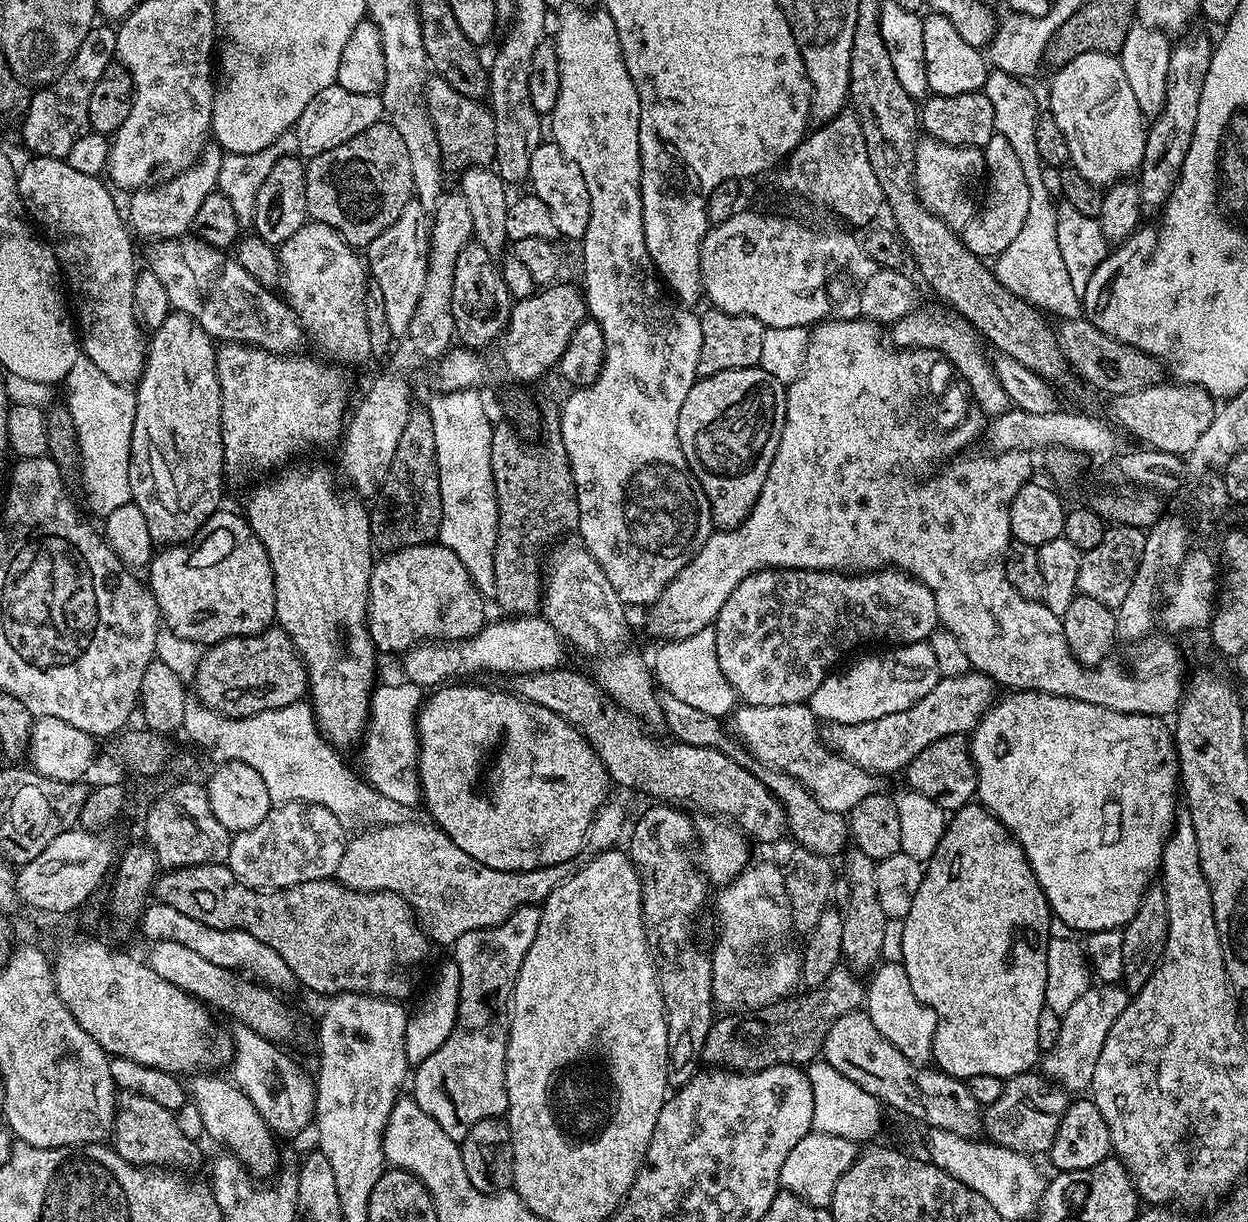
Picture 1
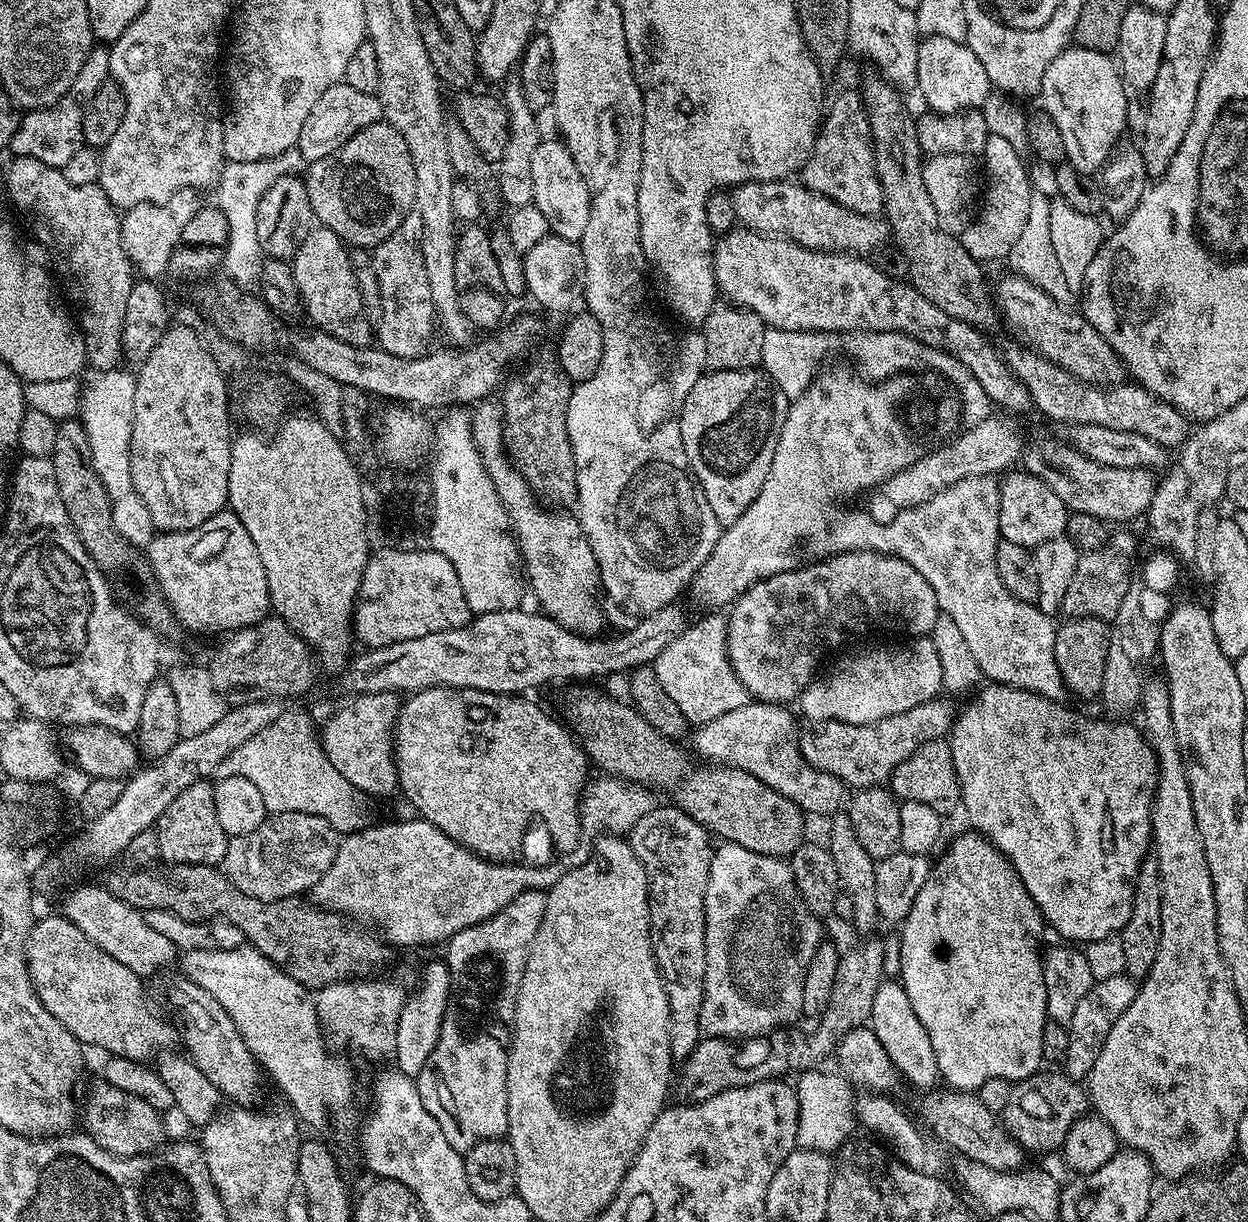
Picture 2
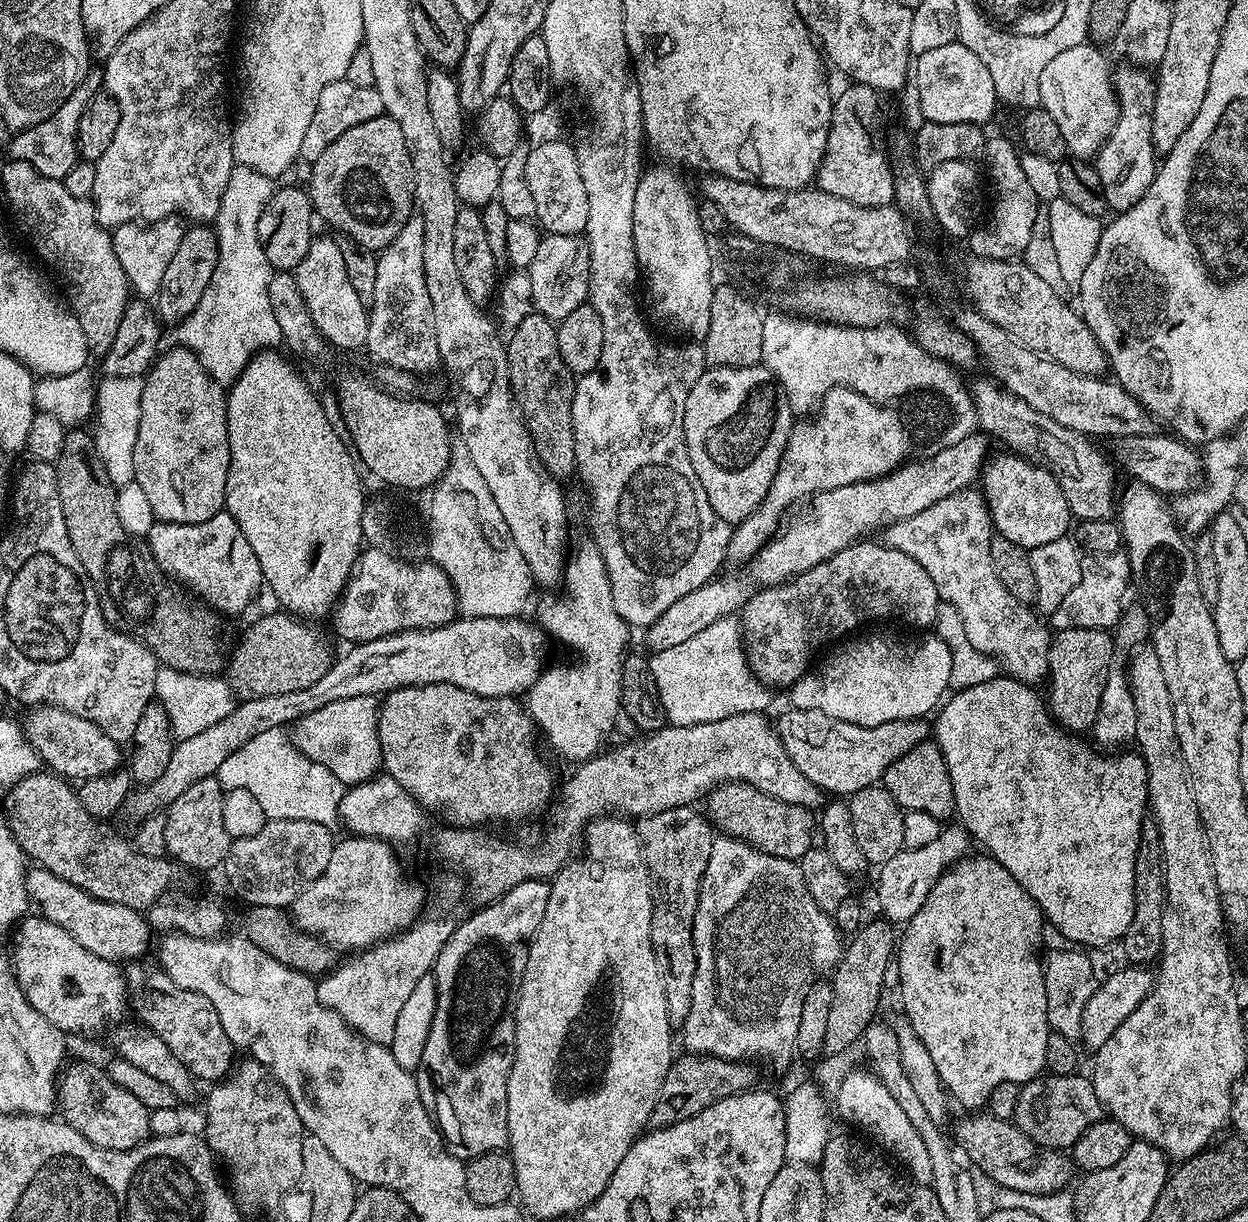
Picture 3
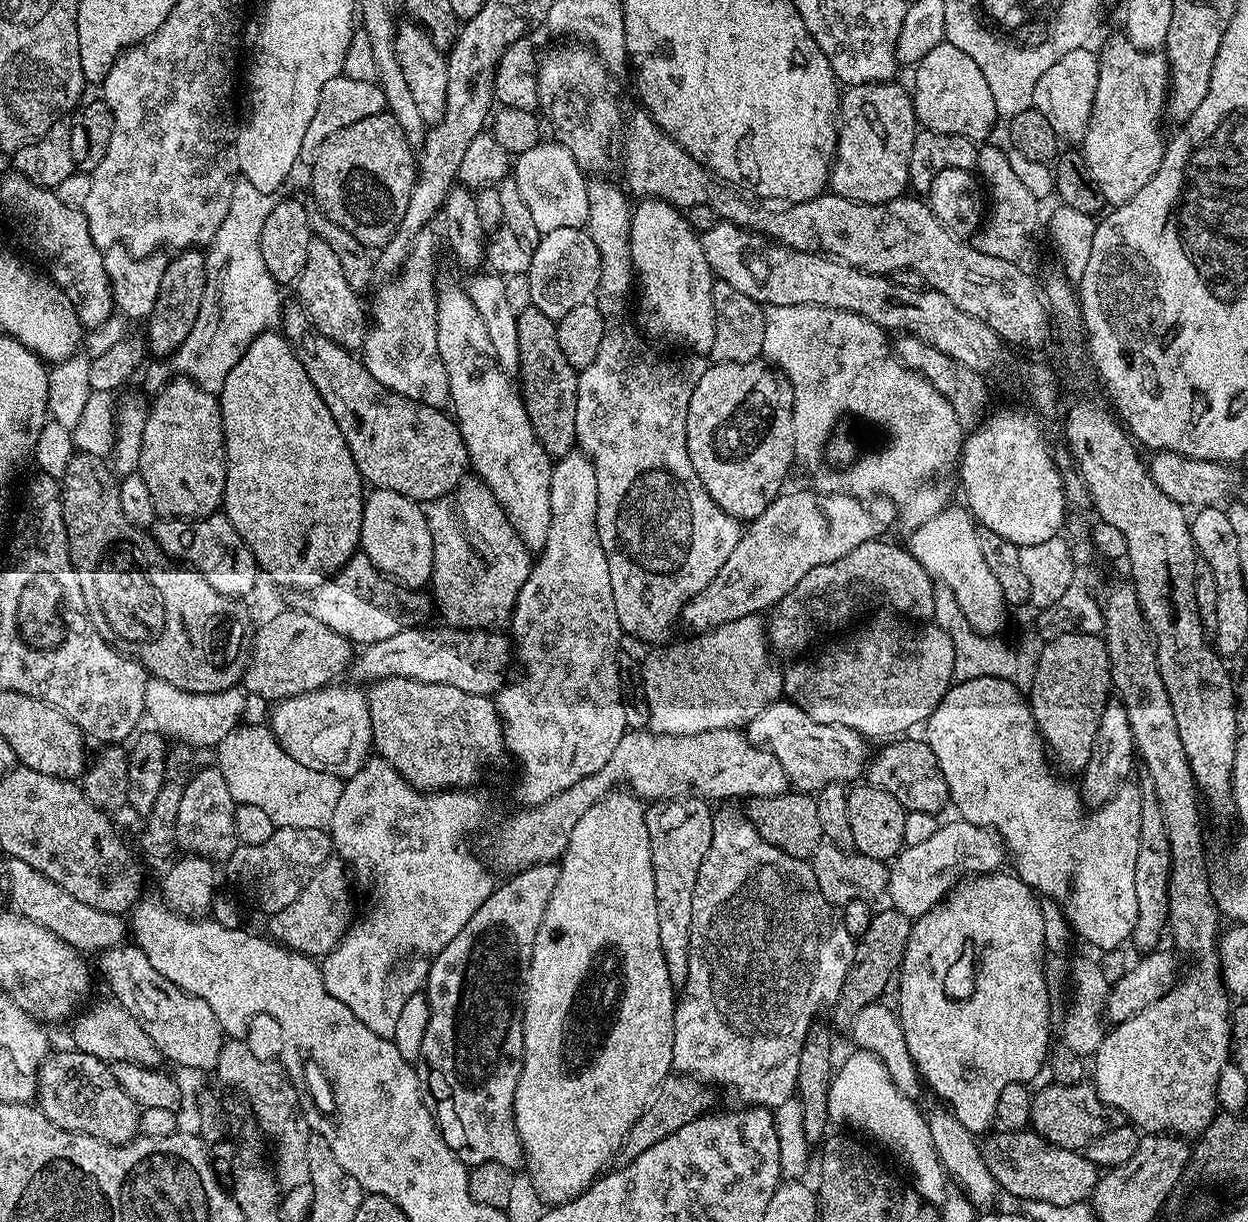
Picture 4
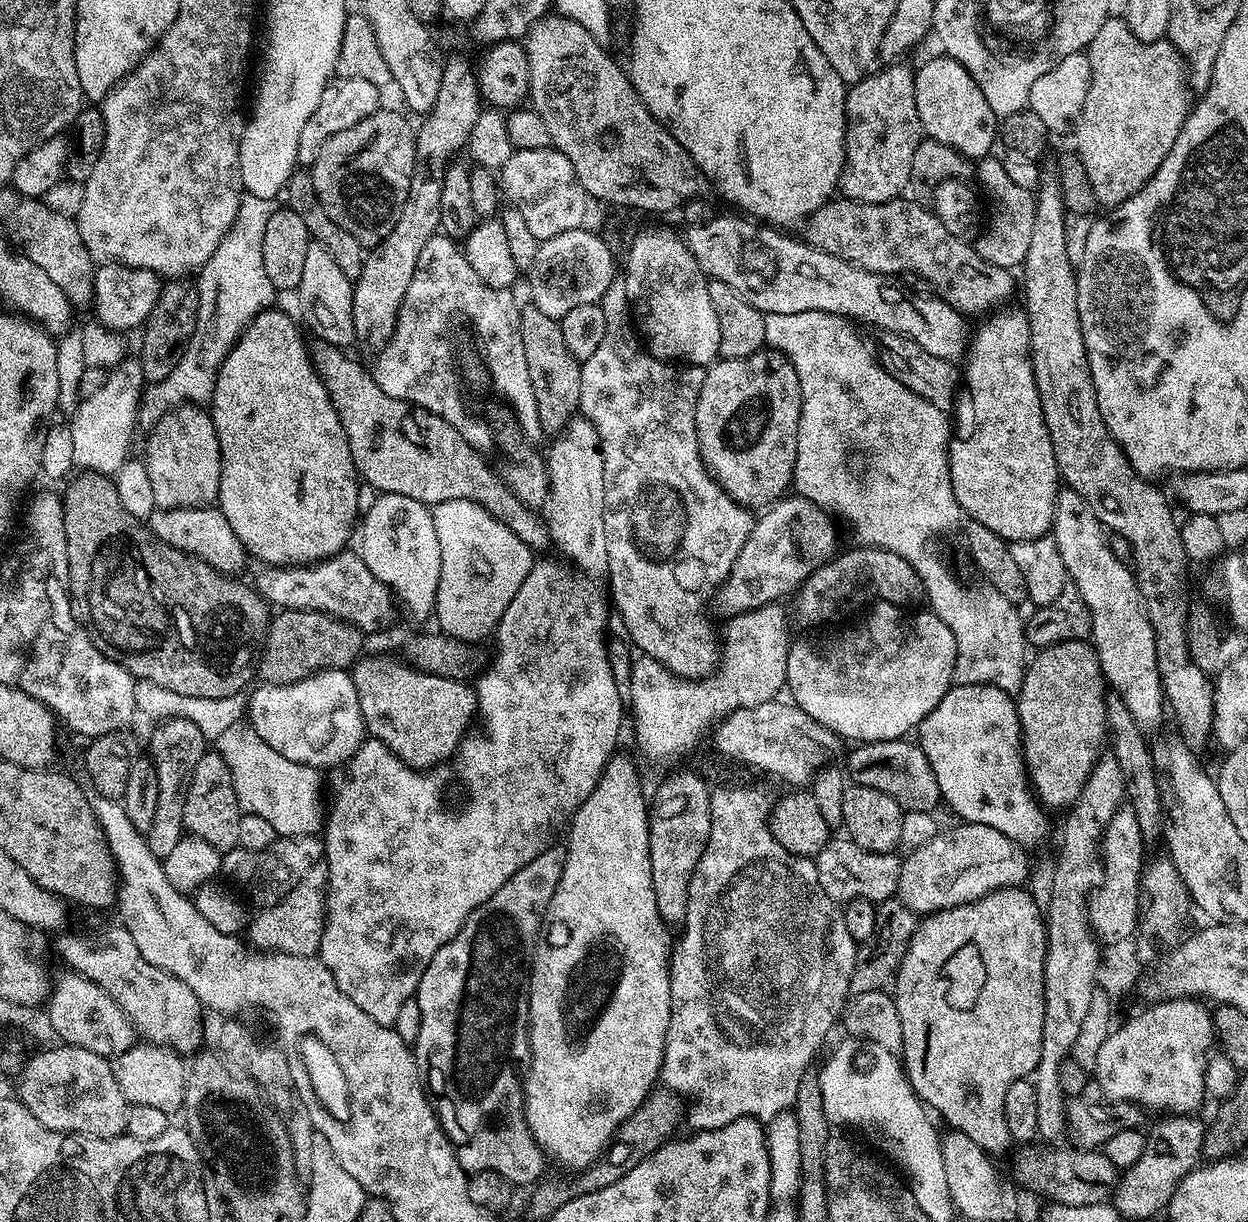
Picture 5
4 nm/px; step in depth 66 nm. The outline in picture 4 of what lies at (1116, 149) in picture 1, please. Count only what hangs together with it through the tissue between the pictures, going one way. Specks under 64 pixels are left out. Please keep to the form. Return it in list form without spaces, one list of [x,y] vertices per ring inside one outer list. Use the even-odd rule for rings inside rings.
[[[1085,46],[1078,50],[1070,50],[1070,54],[1062,54],[1042,78],[1038,78],[1038,86],[1034,86],[1034,106],[1042,114],[1046,114],[1050,126],[1054,126],[1054,134],[1061,141],[1083,141],[1088,133],[1088,123],[1092,117],[1094,96],[1098,90],[1098,70],[1100,62],[1095,51]]]

